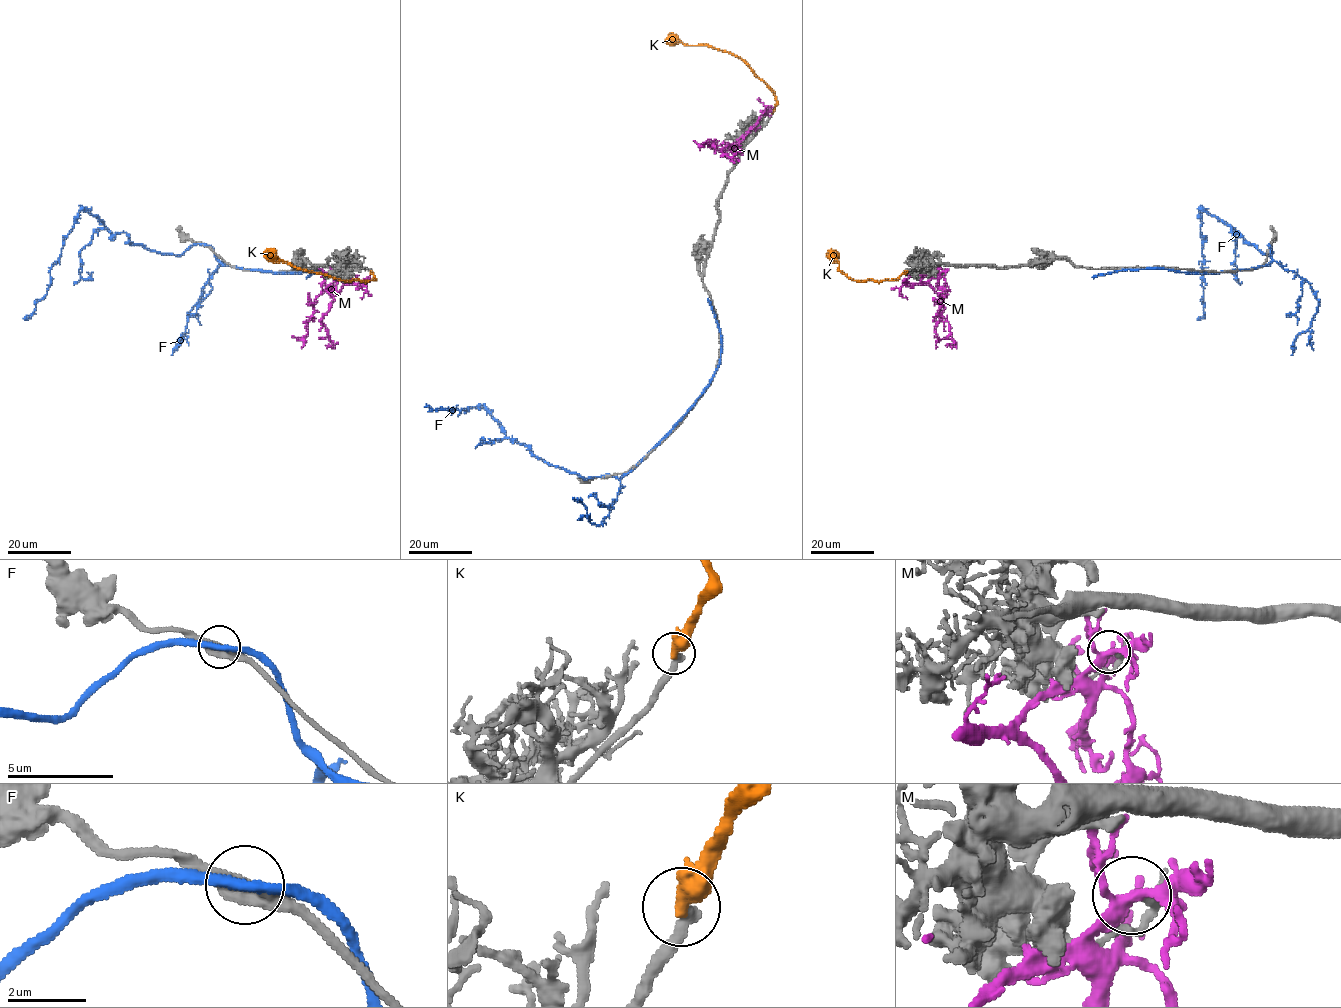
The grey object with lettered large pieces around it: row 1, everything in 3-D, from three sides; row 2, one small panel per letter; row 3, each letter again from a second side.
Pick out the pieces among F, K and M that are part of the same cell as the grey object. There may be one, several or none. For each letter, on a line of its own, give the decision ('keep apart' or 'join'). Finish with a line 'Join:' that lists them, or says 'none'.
F: keep apart
K: keep apart
M: keep apart
Join: none

